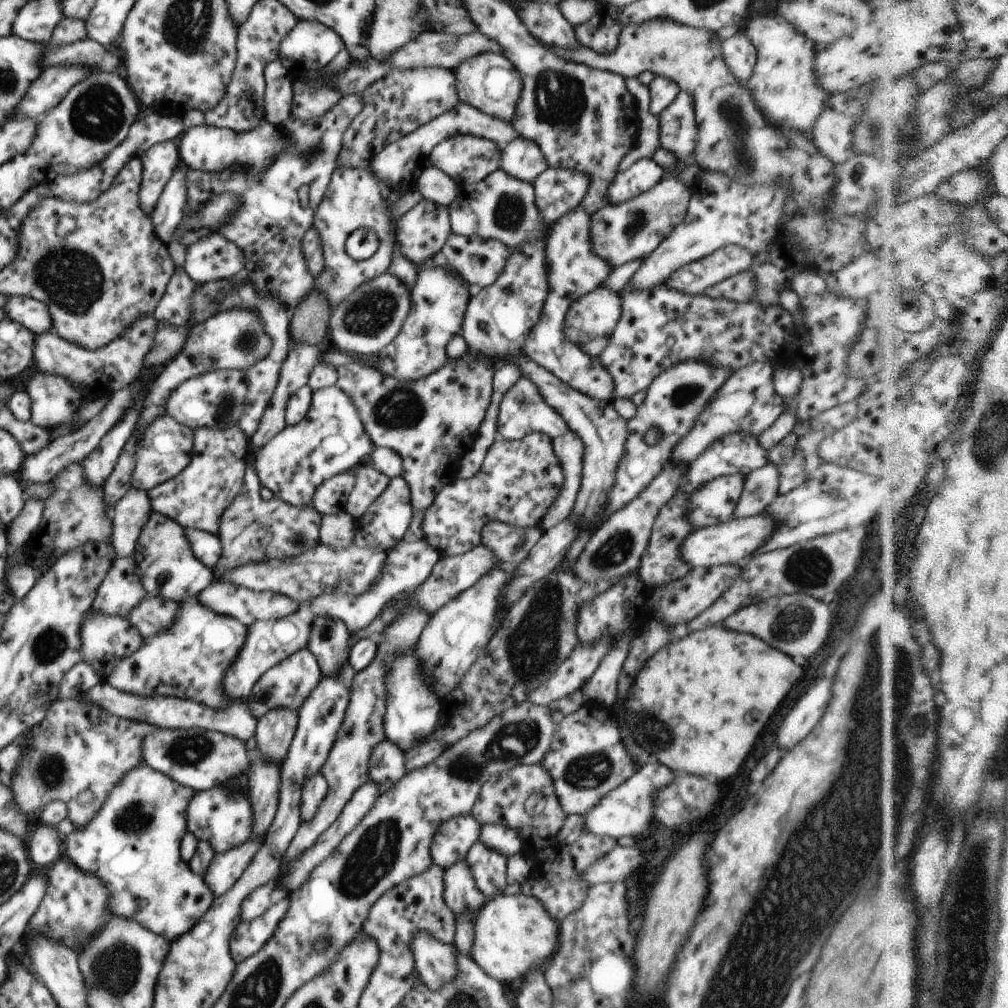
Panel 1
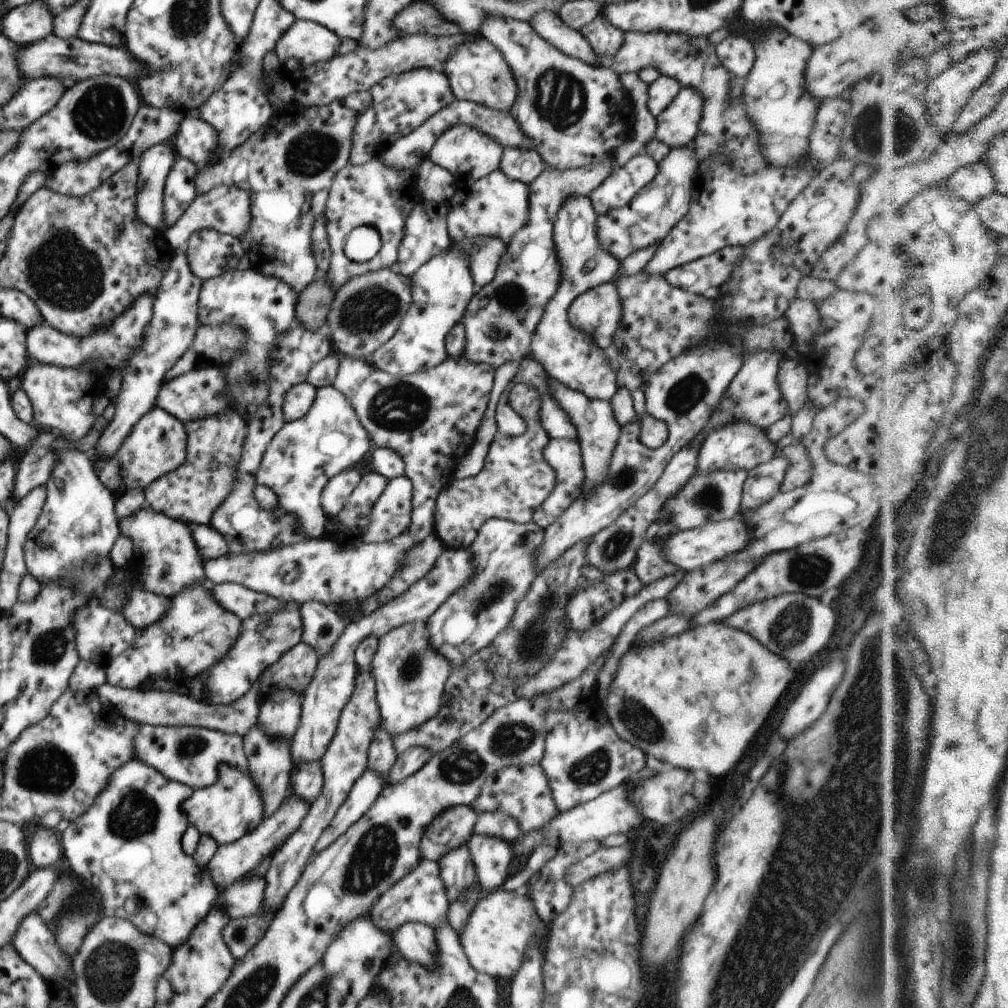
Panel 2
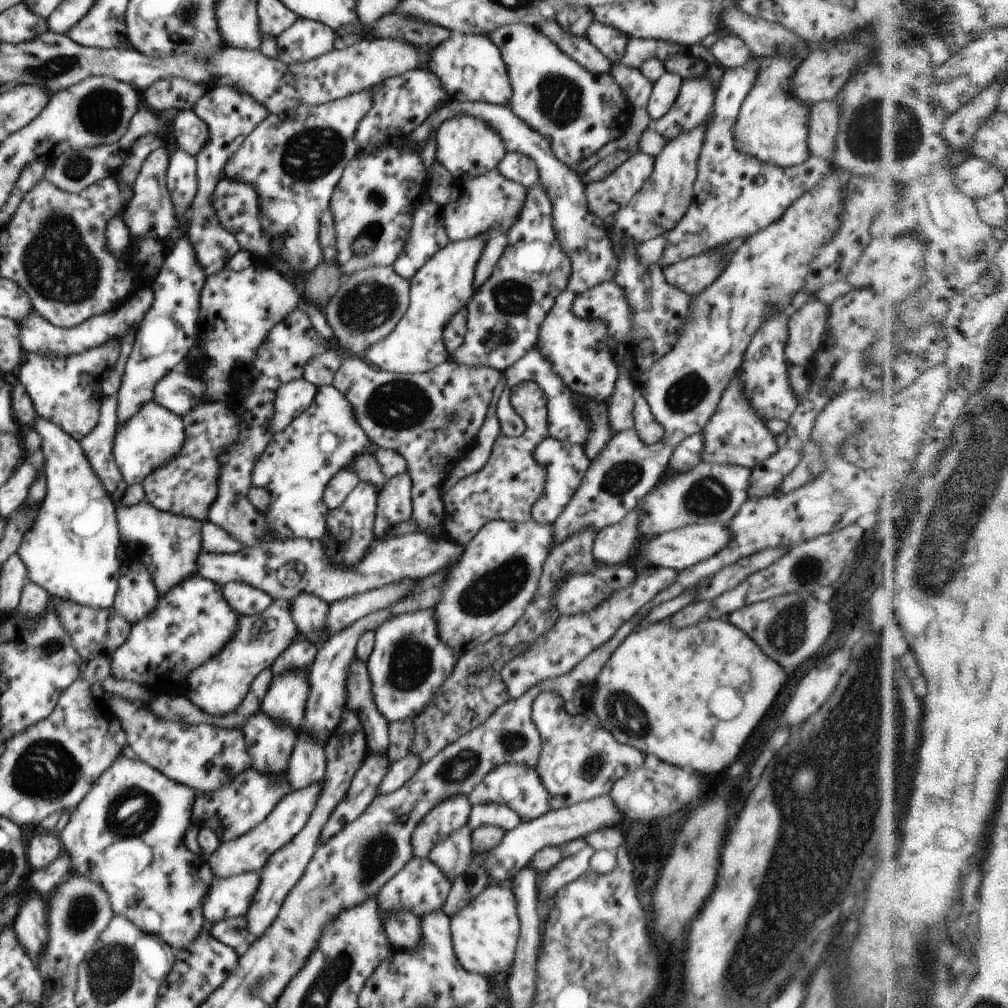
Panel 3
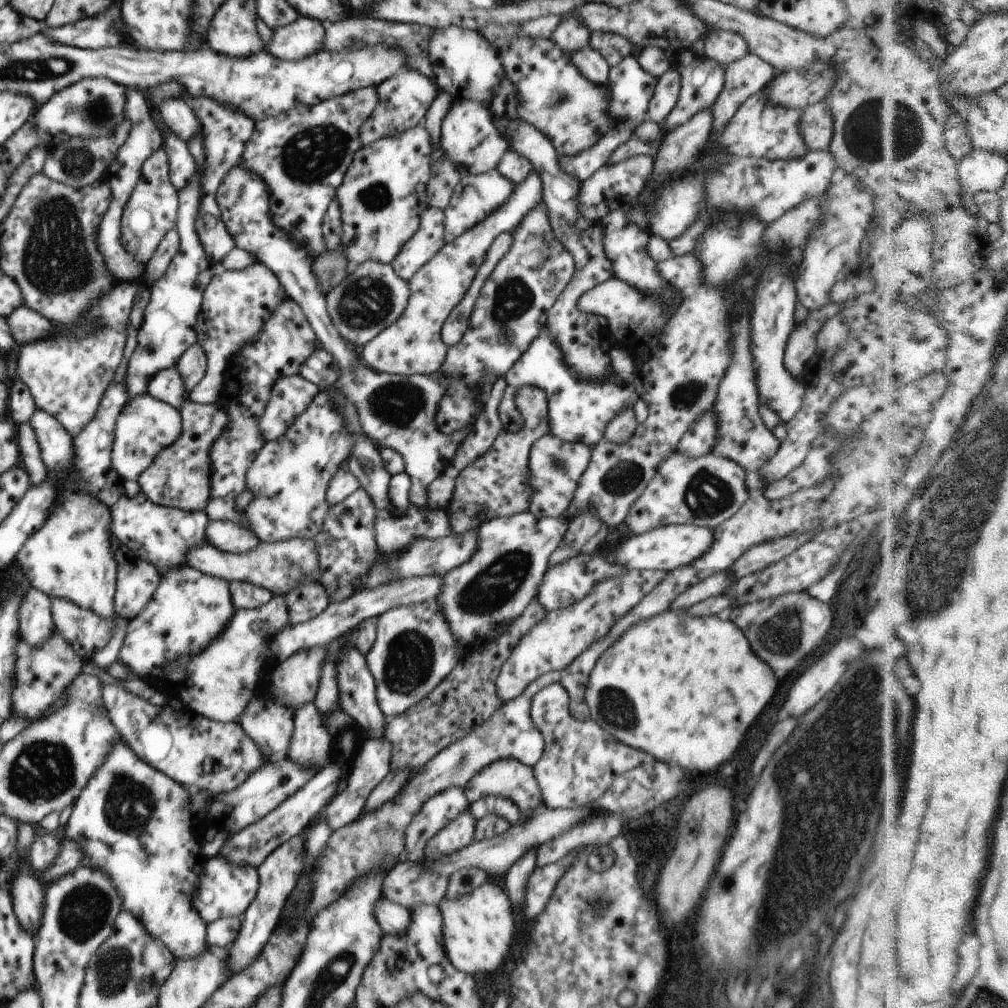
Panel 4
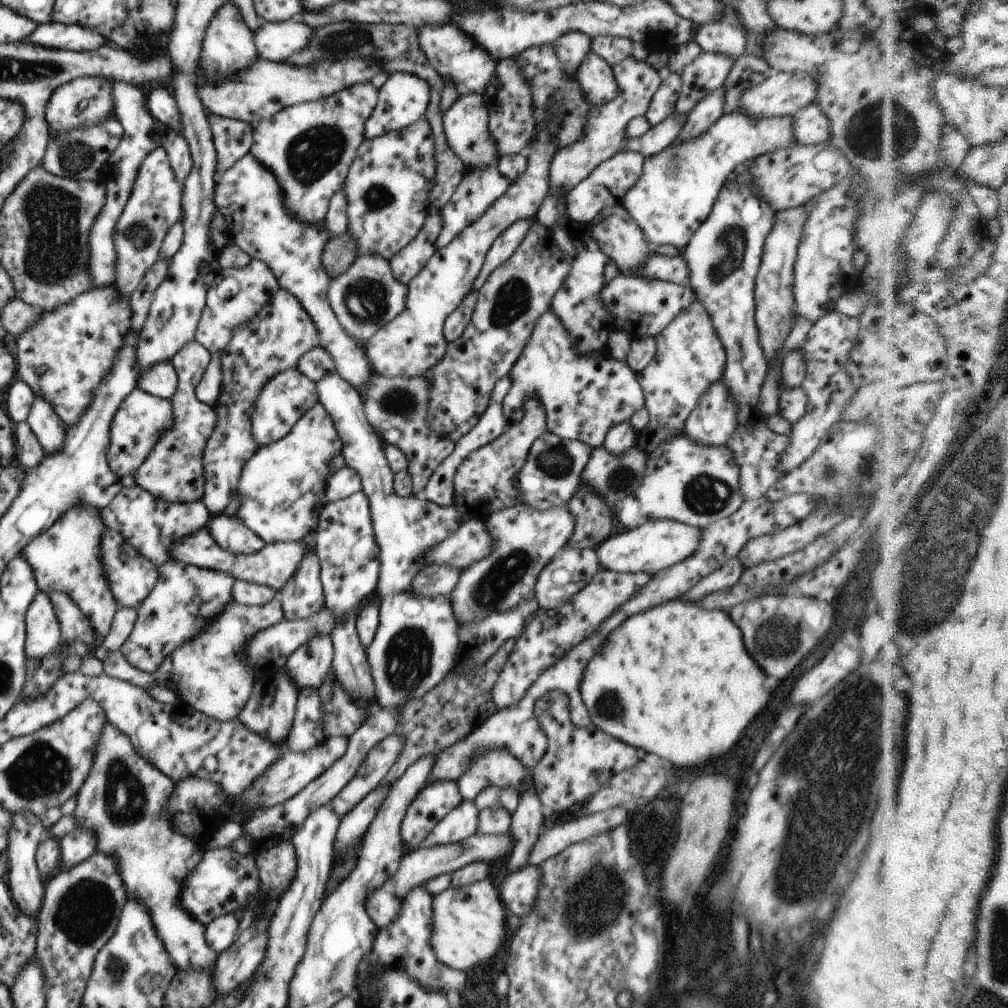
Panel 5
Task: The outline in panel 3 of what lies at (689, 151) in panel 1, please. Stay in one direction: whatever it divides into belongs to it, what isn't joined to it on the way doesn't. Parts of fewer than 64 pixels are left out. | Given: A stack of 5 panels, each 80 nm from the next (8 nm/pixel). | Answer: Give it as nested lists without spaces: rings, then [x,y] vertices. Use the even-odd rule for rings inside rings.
[[[686,78],[682,80],[678,99],[668,113],[653,122],[653,128],[667,141],[706,123],[713,110],[716,84],[708,78]]]

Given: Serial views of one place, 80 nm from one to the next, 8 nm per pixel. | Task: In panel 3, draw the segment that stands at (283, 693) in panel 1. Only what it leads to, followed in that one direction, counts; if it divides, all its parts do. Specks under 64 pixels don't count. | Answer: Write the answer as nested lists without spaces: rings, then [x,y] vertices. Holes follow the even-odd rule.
[[[299,637],[285,652],[272,664],[271,672],[273,677],[291,672],[291,669],[312,666],[319,646]]]

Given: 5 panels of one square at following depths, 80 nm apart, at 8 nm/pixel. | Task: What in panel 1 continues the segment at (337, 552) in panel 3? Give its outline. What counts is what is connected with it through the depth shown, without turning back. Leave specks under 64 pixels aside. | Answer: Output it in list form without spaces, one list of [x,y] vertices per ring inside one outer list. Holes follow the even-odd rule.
[[[360,465],[356,470],[356,486],[349,495],[345,512],[354,520],[363,517],[370,506],[384,493],[390,480],[376,468]]]

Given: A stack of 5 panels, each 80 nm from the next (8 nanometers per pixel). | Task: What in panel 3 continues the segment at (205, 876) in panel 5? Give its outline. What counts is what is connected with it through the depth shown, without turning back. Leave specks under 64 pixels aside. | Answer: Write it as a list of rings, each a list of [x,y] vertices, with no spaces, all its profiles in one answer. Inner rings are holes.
[[[243,873],[226,879],[214,878],[203,903],[203,917],[208,924],[246,916],[259,890],[261,874]]]

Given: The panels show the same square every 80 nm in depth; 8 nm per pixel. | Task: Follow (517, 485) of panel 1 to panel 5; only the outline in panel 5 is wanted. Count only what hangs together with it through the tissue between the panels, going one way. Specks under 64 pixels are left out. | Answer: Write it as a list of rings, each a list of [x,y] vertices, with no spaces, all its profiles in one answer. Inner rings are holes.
[[[530,396],[524,400],[524,418],[518,424],[508,425],[501,436],[498,436],[490,444],[474,450],[464,458],[464,462],[458,466],[453,479],[455,498],[452,506],[458,510],[460,520],[482,520],[485,522],[496,510],[502,510],[506,506],[516,506],[520,502],[520,492],[514,486],[514,480],[526,462],[532,444],[547,432],[546,412],[536,396]]]

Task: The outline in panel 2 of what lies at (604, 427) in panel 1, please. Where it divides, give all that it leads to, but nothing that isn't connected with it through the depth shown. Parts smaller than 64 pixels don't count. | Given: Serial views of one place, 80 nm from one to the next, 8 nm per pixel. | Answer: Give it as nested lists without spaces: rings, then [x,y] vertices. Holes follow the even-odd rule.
[[[549,377],[549,380],[550,394],[568,412],[568,416],[572,418],[572,422],[574,422],[574,426],[578,430],[577,442],[580,444],[585,471],[584,486],[581,494],[586,494],[586,490],[592,490],[594,486],[600,486],[606,480],[608,464],[610,464],[612,452],[614,452],[614,448],[618,444],[622,427],[616,422],[609,401],[587,398],[586,394],[572,390],[568,386],[560,384],[558,380],[554,380],[551,377]]]

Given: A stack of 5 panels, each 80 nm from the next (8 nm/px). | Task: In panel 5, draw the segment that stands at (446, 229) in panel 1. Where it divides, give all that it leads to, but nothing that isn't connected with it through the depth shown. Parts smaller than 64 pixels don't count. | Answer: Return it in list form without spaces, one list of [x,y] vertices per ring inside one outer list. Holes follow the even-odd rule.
[[[430,211],[418,235],[402,248],[390,262],[394,279],[400,284],[408,285],[418,272],[426,266],[428,260],[437,252],[434,242],[442,231],[443,220],[438,211]]]

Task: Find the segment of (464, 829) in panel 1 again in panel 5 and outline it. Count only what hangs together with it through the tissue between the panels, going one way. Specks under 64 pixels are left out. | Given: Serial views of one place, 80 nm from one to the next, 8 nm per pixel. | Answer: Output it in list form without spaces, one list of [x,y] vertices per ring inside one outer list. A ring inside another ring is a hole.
[[[438,780],[434,784],[426,784],[408,806],[401,823],[400,837],[404,842],[405,851],[421,848],[422,842],[428,837],[432,828],[460,802],[463,802],[463,799],[456,782]]]

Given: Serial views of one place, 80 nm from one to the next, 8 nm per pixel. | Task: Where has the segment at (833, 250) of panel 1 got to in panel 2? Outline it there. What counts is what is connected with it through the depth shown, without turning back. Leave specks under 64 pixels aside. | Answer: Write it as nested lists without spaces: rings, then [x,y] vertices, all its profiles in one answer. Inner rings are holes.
[[[625,32],[622,48],[614,58],[598,57],[600,67],[612,69],[618,74],[626,72],[638,73],[646,66],[654,66],[660,75],[670,76],[678,80],[682,88],[696,88],[704,98],[702,108],[702,120],[700,120],[699,132],[692,143],[695,148],[698,163],[710,154],[724,152],[730,158],[730,164],[736,166],[744,175],[758,173],[768,167],[768,160],[762,156],[758,146],[758,134],[754,126],[750,124],[750,118],[746,116],[746,106],[742,97],[730,102],[731,73],[719,62],[716,56],[715,46],[708,42],[708,37],[686,36],[678,32]]]

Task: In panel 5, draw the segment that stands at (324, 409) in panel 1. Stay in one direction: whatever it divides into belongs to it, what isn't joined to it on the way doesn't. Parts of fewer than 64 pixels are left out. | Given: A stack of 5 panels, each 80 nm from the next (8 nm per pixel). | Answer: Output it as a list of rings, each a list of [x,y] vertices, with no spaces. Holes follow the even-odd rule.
[[[317,402],[298,420],[288,436],[274,444],[260,447],[244,464],[238,486],[236,486],[236,494],[234,494],[234,498],[241,502],[236,517],[266,543],[300,541],[310,532],[315,532],[319,514],[328,504],[328,500],[324,497],[324,489],[327,486],[326,476],[330,472],[330,462],[334,456],[341,453],[342,440],[336,432],[334,422],[330,414],[324,410],[324,406]]]

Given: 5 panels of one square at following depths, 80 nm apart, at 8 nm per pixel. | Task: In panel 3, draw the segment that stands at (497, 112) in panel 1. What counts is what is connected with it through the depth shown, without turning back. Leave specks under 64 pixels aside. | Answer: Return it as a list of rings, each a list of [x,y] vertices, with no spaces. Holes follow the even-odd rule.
[[[452,33],[451,38],[443,41],[432,50],[427,68],[438,76],[438,80],[442,82],[442,86],[444,86],[444,90],[449,95],[449,99],[453,101],[481,101],[492,105],[508,106],[513,96],[512,86],[510,86],[507,69],[501,58],[500,50],[494,46],[489,36]]]

